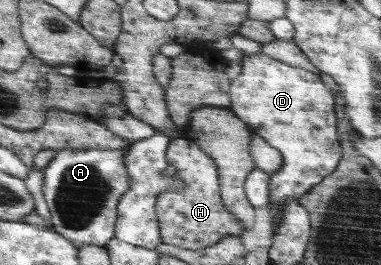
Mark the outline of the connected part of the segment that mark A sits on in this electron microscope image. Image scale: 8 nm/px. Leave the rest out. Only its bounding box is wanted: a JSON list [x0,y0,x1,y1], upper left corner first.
[42,147,129,248]

